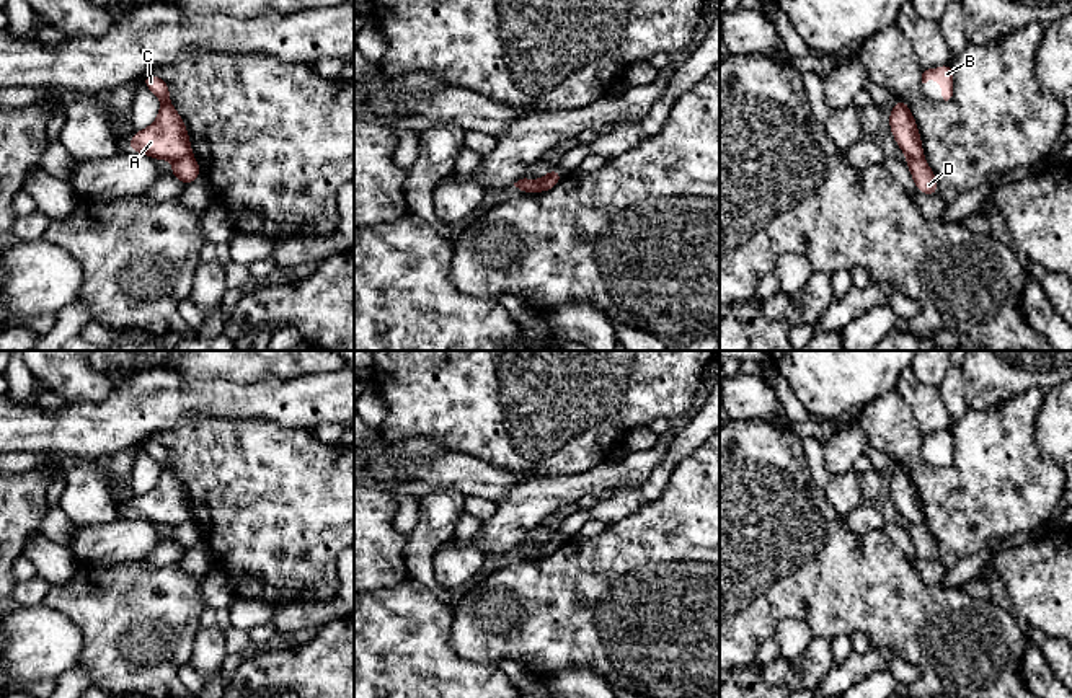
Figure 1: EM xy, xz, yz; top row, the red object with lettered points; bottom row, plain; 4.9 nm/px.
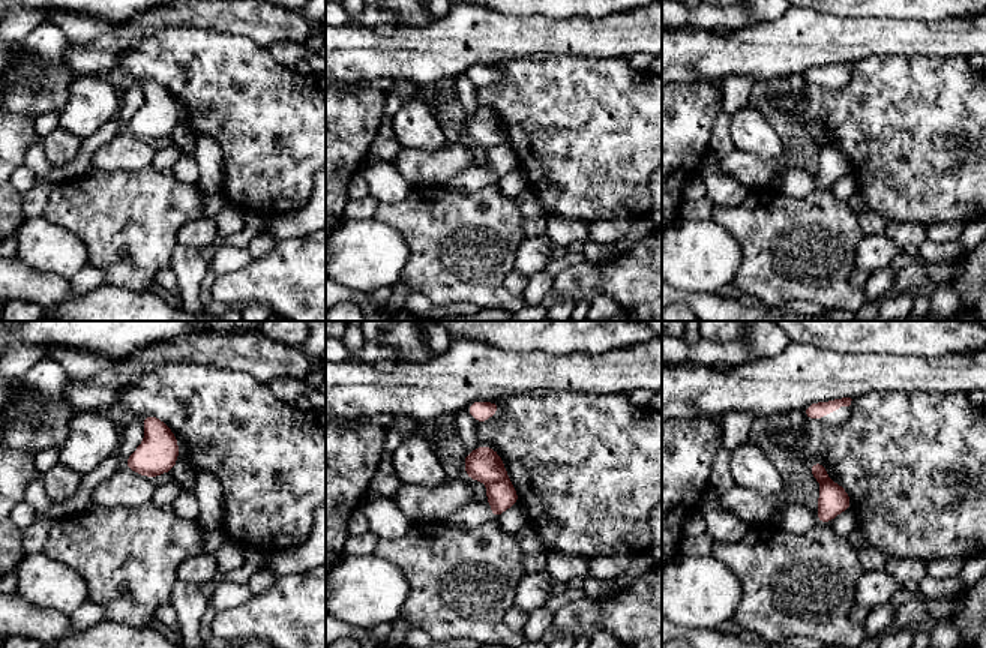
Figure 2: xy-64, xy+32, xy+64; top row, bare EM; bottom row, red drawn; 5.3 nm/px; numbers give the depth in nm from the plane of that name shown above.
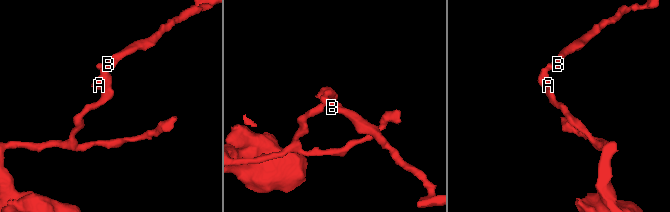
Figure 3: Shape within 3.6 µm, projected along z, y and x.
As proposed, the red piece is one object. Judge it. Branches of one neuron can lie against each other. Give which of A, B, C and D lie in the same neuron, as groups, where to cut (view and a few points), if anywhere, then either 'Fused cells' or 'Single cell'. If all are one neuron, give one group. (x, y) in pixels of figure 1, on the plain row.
Groups: A B C / D. Split along xz (545, 542), (545, 548), (536, 556). Fused cells

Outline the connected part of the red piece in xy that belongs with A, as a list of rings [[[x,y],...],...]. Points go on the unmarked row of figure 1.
[[[153,439],[144,448],[162,468],[157,484],[145,494],[135,496],[126,515],[134,515],[153,525],[179,525],[191,520],[188,494],[170,466],[170,450]]]

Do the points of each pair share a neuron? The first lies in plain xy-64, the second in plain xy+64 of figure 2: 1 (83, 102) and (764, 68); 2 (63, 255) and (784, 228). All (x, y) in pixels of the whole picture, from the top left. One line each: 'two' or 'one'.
1: two
2: two

